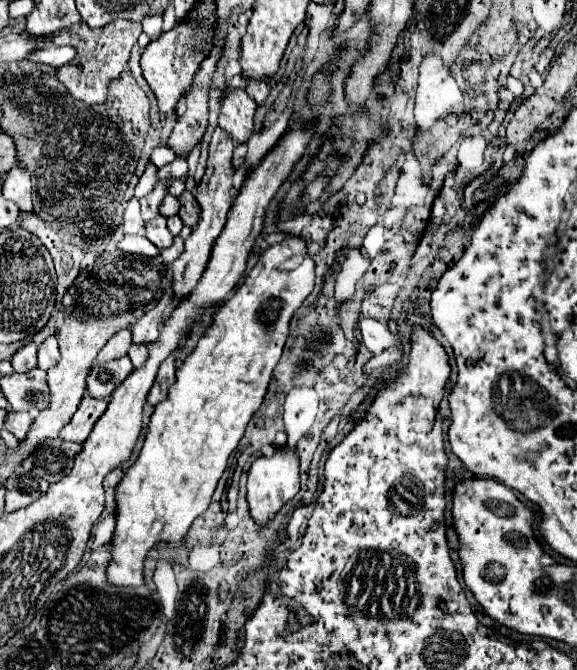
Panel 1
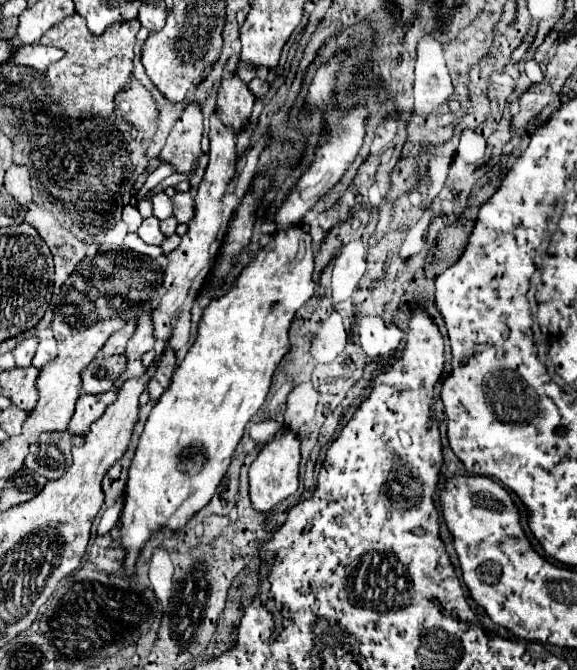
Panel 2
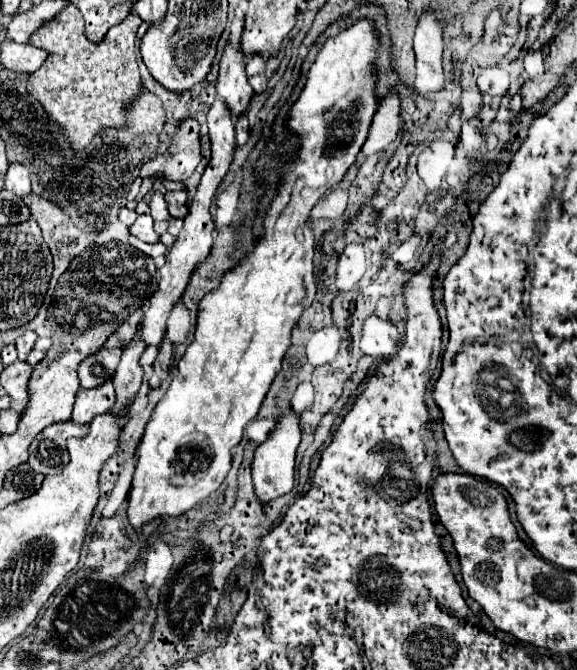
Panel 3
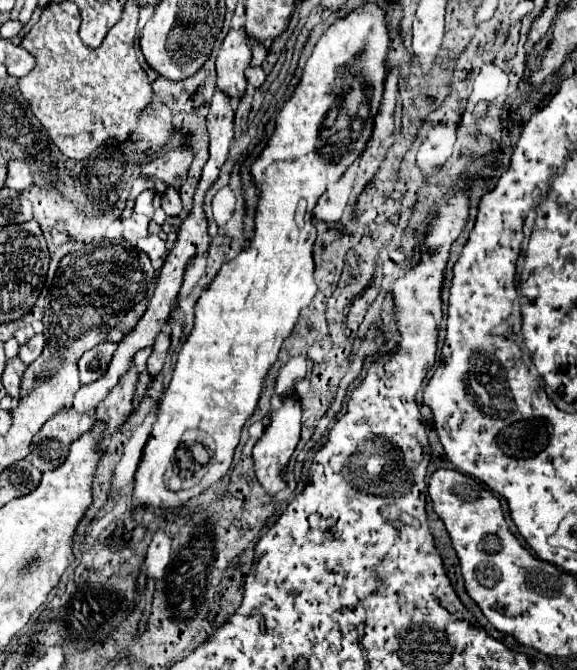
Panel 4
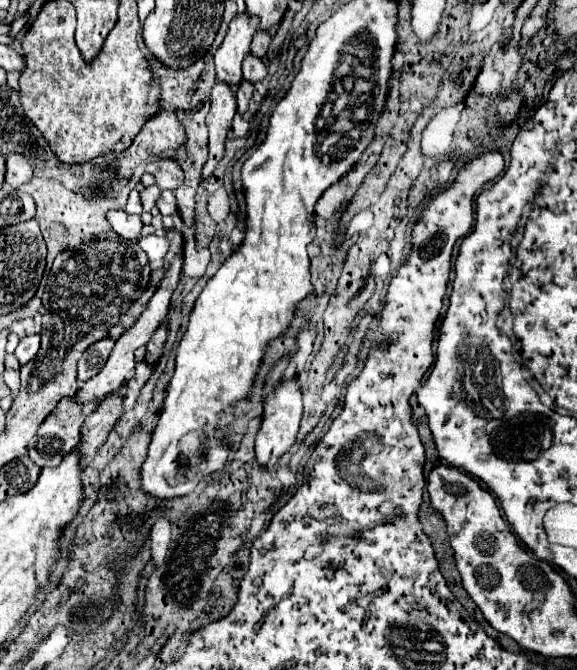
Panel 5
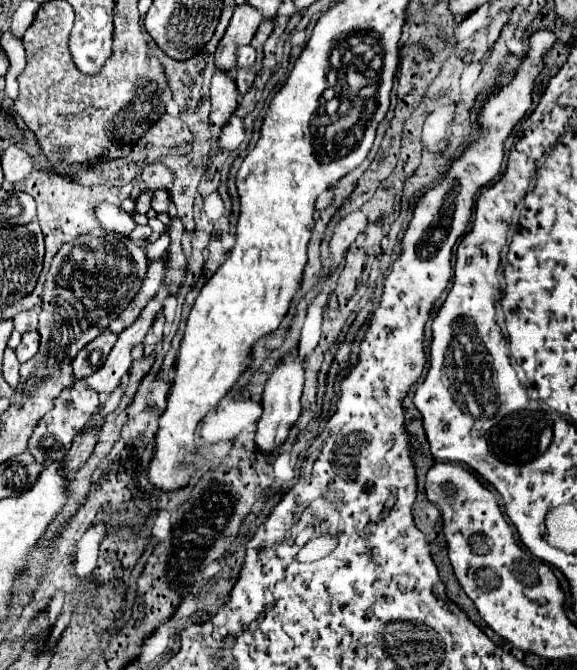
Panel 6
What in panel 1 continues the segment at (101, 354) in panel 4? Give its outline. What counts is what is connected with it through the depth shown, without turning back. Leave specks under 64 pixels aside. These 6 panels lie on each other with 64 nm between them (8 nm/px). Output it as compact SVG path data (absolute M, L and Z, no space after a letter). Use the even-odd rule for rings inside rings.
M128 356L112 362L104 362L104 364L94 364L86 380L88 384L86 388L90 390L92 398L104 400L126 380L130 372L132 372L132 362Z

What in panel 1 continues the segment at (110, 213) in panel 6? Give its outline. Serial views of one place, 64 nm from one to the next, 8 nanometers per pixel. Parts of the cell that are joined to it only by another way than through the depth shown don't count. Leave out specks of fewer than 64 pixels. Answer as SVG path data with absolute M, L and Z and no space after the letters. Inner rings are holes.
M158 216L146 224L146 238L160 250L170 248L174 242L174 234L166 226L166 216Z

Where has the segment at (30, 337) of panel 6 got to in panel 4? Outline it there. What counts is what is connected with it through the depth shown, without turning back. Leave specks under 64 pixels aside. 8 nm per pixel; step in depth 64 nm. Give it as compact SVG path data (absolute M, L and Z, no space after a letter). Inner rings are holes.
M36 334L26 346L20 348L18 358L20 358L24 364L32 364L32 362L42 354L44 346L46 346L46 336L44 336L44 334Z

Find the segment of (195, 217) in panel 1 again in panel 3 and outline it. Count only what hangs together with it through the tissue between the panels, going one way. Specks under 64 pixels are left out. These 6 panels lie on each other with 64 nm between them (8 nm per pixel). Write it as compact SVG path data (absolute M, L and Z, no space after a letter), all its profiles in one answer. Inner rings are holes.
M168 192L166 202L168 202L168 212L172 218L186 218L188 216L190 202L188 202L186 192Z

